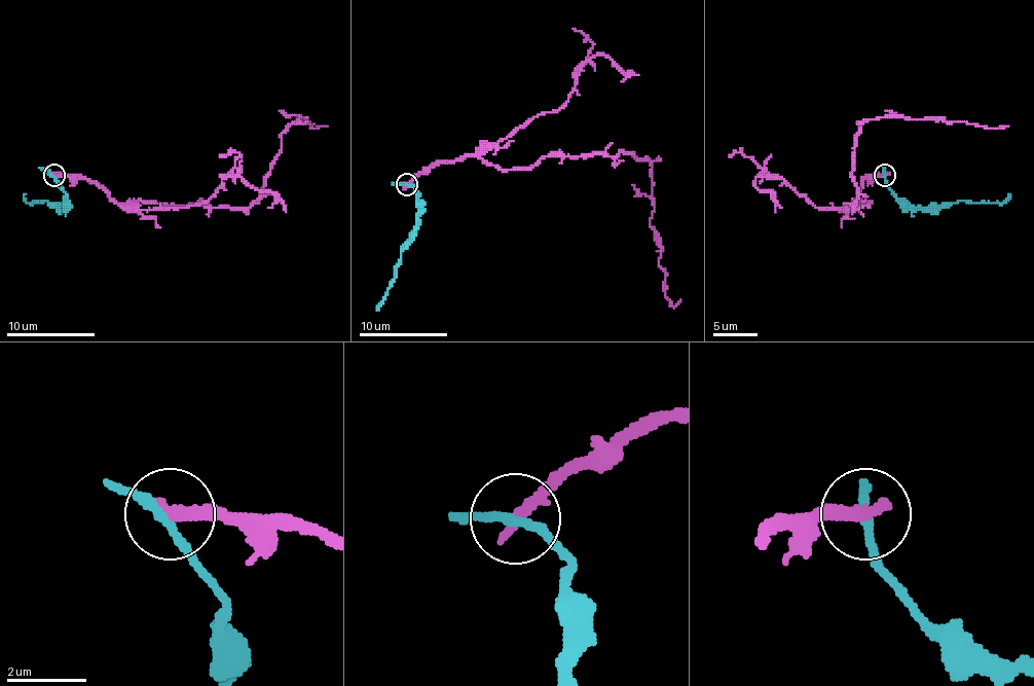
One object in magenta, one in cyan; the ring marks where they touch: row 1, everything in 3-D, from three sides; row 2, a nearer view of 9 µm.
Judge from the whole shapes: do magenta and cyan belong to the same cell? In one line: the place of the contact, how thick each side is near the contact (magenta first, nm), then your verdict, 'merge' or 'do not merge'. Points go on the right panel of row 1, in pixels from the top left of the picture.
(884, 175) | 400/240 nm | do not merge

